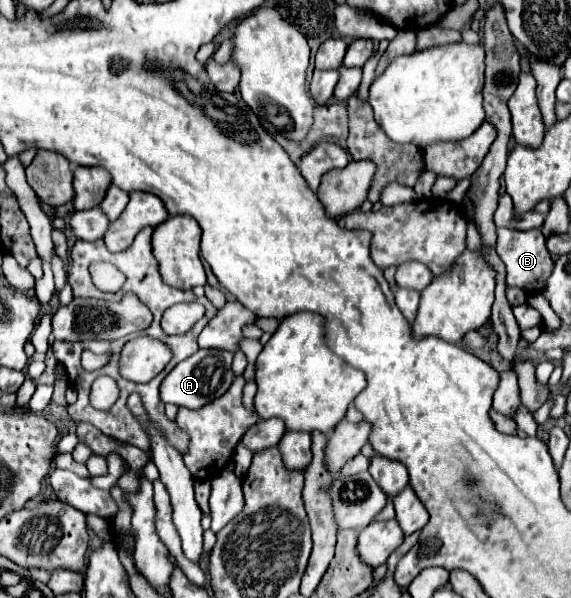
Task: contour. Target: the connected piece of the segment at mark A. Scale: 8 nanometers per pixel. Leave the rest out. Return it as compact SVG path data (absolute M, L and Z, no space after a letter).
M198 350L190 358L176 364L176 368L162 380L160 384L160 399L164 404L174 404L182 408L202 408L216 400L230 388L234 376L232 376L232 356L224 354L222 350Z

